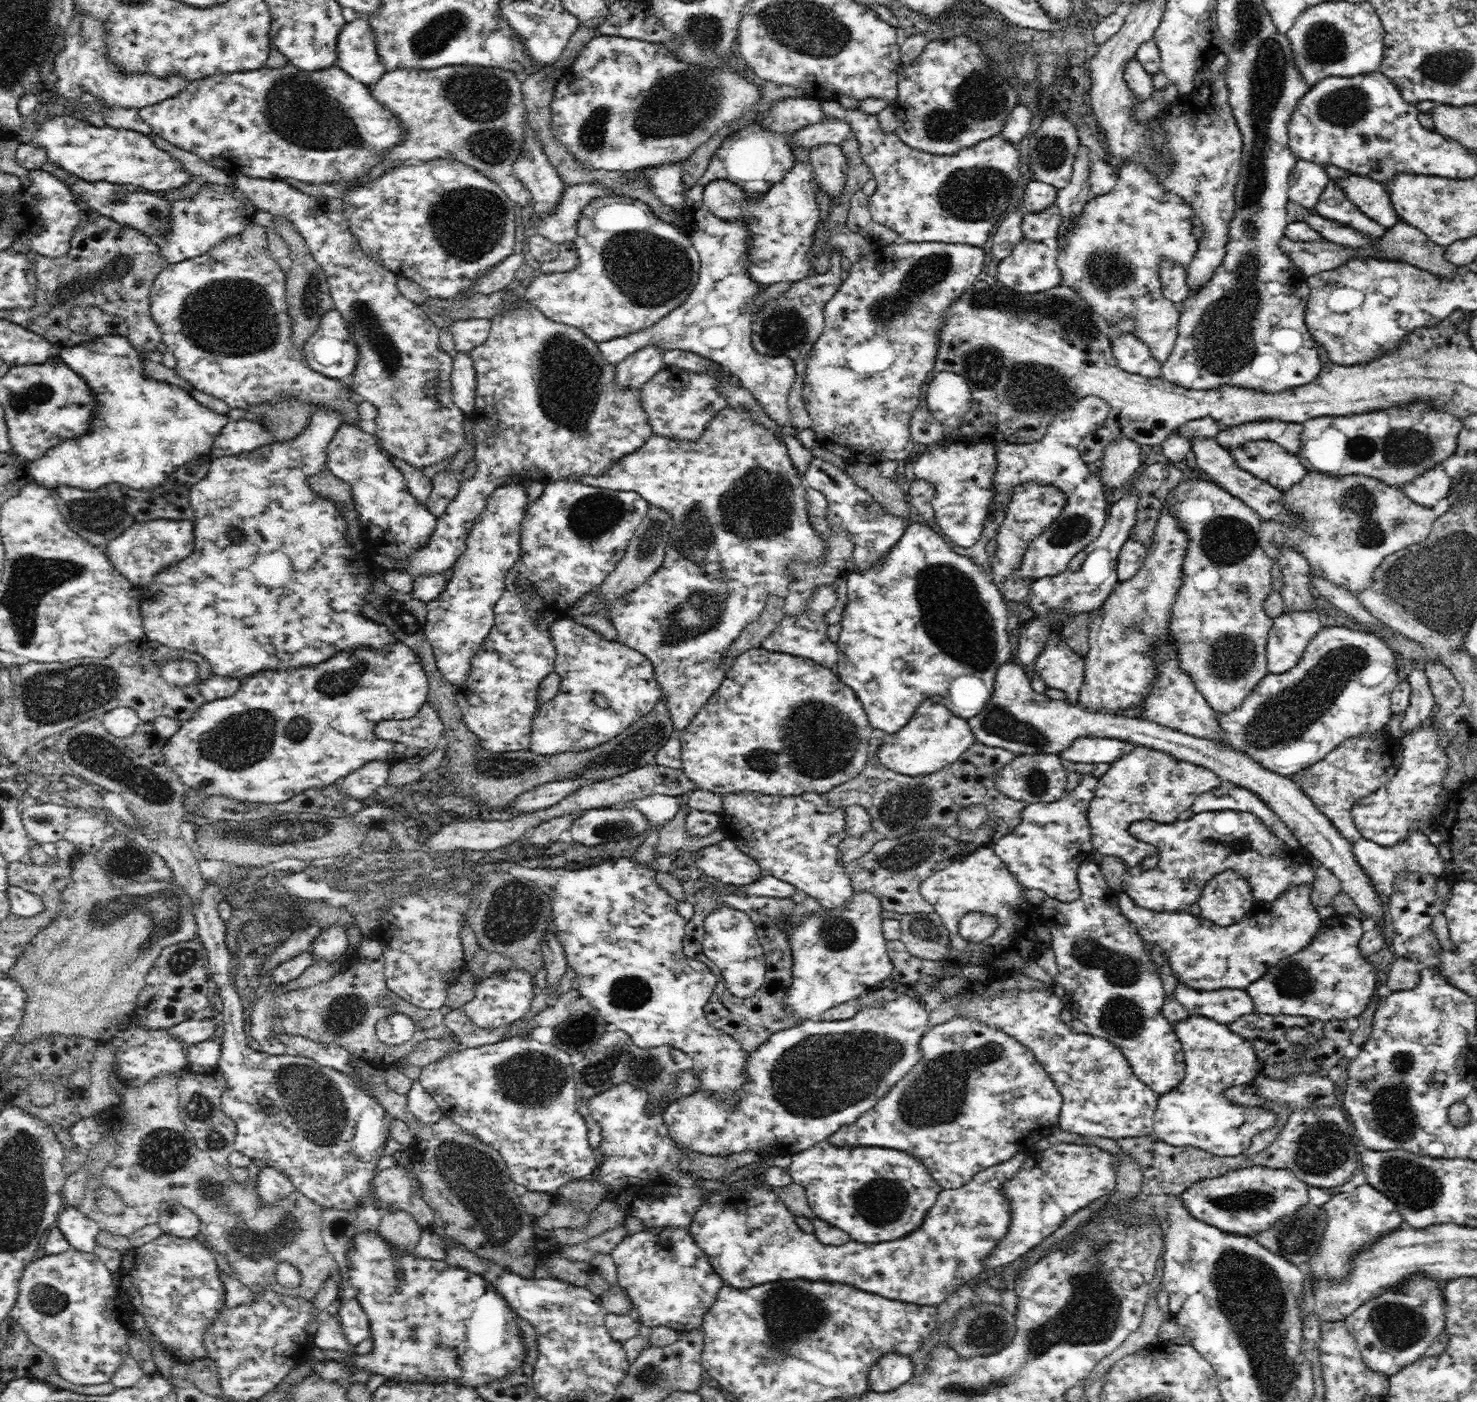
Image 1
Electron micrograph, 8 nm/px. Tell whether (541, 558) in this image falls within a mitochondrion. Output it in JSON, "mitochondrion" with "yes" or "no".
{"mitochondrion":"no"}

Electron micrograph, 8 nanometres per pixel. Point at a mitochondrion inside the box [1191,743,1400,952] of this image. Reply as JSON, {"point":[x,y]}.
{"point":[1236,844]}

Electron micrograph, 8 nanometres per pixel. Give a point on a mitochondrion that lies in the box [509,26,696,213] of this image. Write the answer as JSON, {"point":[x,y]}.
{"point":[592,136]}

